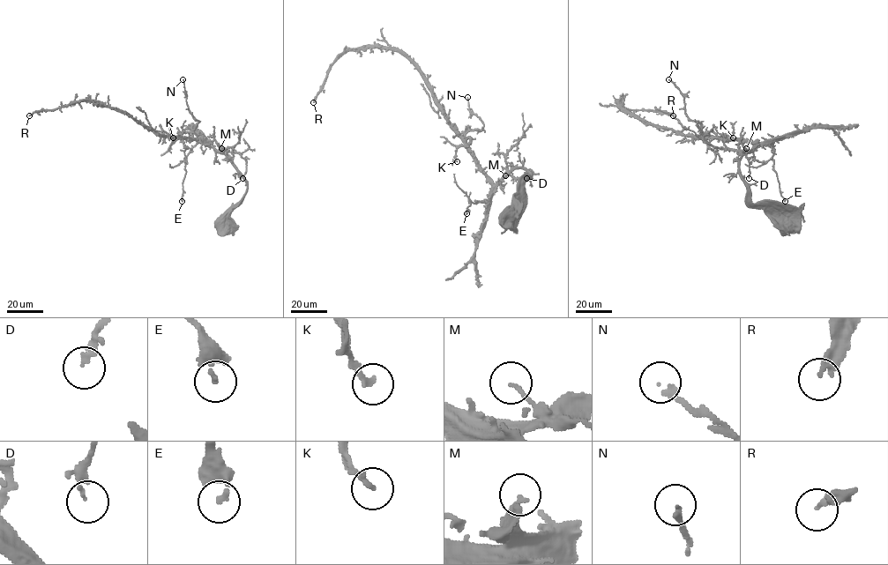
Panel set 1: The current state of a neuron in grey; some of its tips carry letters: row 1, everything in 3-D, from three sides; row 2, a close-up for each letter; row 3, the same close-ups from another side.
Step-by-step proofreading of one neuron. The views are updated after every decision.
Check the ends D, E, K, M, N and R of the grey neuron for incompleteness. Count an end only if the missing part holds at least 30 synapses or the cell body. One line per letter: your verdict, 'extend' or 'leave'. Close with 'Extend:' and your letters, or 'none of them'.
D: leave
E: leave
K: leave
M: leave
N: leave
R: extend
Extend: R

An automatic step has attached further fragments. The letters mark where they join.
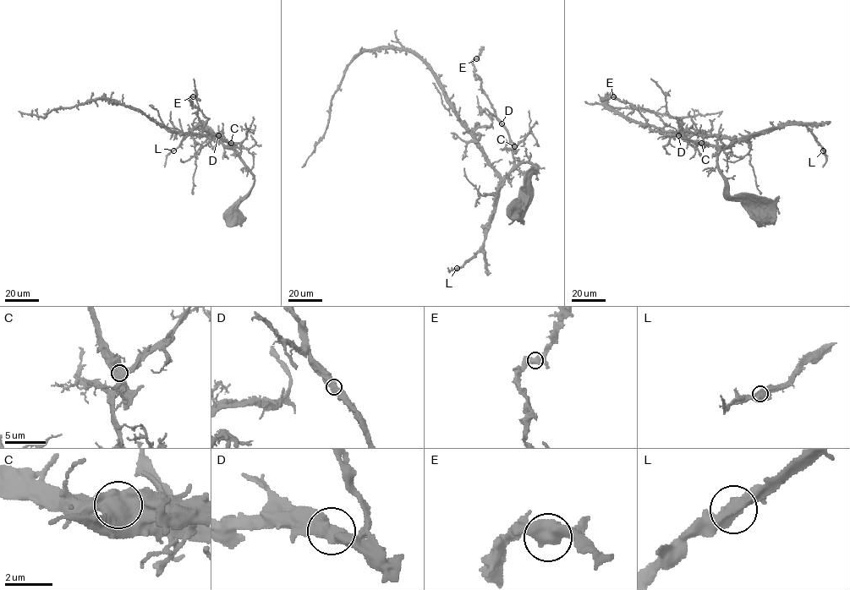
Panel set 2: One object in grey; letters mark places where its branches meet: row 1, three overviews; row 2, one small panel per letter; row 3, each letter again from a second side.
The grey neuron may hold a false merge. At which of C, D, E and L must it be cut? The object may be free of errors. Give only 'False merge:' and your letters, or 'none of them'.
False merge: C

